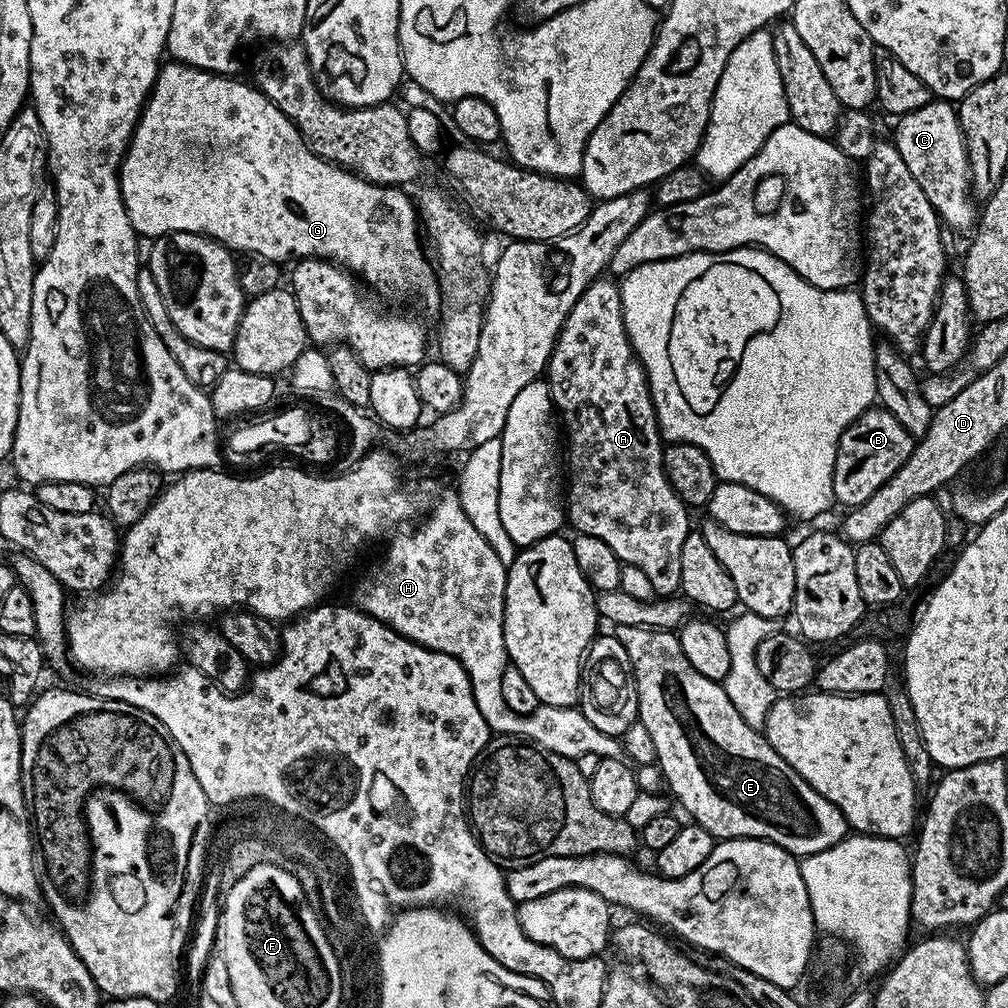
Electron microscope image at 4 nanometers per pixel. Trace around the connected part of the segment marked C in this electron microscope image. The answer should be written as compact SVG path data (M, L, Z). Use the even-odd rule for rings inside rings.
M936 98L926 106L899 117L897 124L900 125L896 128L894 143L902 154L902 162L906 162L910 174L918 178L918 186L926 190L926 198L930 198L937 216L947 227L949 224L952 228L971 229L977 223L978 208L970 191L968 151L957 109Z

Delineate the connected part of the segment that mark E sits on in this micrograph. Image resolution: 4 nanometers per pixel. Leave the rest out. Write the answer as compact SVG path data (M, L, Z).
M615 626L614 635L618 638L618 642L622 642L622 646L626 646L626 654L630 654L632 677L636 680L634 700L638 705L638 720L639 723L646 726L646 730L650 730L650 738L654 738L654 750L656 751L663 783L666 788L669 788L676 795L677 802L692 815L689 817L695 823L701 824L713 838L719 838L720 840L739 840L741 838L745 840L768 840L771 844L782 846L797 858L813 856L822 850L833 848L839 840L843 840L849 835L850 829L845 816L837 810L834 804L829 802L827 796L822 795L818 790L814 790L814 786L810 786L810 782L806 782L778 755L774 750L774 746L770 746L770 742L763 731L751 728L744 721L742 714L738 714L738 710L734 710L734 702L730 702L723 683L698 674L698 670L694 670L694 666L690 666L690 662L682 654L680 637L675 631L659 628L639 628L638 626Z

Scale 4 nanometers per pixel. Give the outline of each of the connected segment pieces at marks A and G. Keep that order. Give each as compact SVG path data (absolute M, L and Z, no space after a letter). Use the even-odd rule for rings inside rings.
M598 278L591 286L583 292L574 302L566 322L560 327L560 334L556 338L556 345L552 351L552 356L548 359L546 369L546 383L555 411L562 421L562 428L568 431L566 436L566 520L569 525L576 527L575 531L582 536L593 536L602 538L614 554L618 554L621 564L638 566L638 570L646 573L646 578L650 578L654 586L657 597L663 598L680 592L680 579L682 578L682 542L686 542L690 525L688 525L688 515L690 509L678 498L678 494L670 486L664 470L664 450L660 427L656 421L656 411L652 405L652 395L648 389L648 375L644 372L644 367L640 365L640 360L636 356L636 351L632 348L630 338L626 334L624 325L624 315L622 314L622 298L620 297L619 283L614 279L604 280Z
M168 62L161 67L156 76L156 85L152 87L148 102L140 113L140 120L136 123L131 140L128 141L128 150L119 170L120 193L128 211L128 223L136 228L137 233L155 238L165 236L168 232L196 232L200 236L209 236L218 241L233 253L261 256L277 262L285 262L284 260L290 259L291 256L296 256L297 261L309 258L330 260L355 274L361 281L364 279L370 287L377 288L380 292L397 292L400 296L406 295L407 292L421 292L424 296L435 297L438 281L433 265L424 257L424 248L420 245L422 232L418 227L417 206L413 197L407 196L403 187L371 184L355 172L341 168L338 164L331 164L329 160L323 160L318 154L314 154L308 149L300 131L290 122L290 118L286 118L286 114L282 114L282 110L278 110L278 106L274 106L270 98L262 95L260 89L251 83L243 84L236 79L240 78L217 76L214 72L203 72L201 68L192 68L189 64Z

